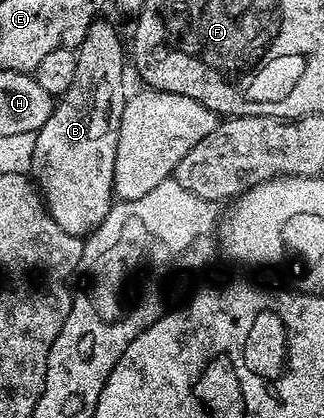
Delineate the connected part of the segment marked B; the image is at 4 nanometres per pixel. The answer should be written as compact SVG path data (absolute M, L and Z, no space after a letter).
M105 18L94 20L88 26L88 34L84 34L84 42L80 42L76 49L76 74L72 86L68 86L68 90L63 96L57 97L54 112L48 118L48 122L44 122L44 126L40 126L40 130L34 133L36 138L36 150L32 150L32 166L29 175L32 177L37 189L42 193L42 201L46 204L46 209L50 211L50 217L56 222L56 226L60 226L60 230L64 230L68 234L79 238L85 238L90 233L95 232L100 226L100 222L104 222L104 218L108 214L110 205L115 203L114 194L114 171L116 170L116 142L120 138L120 118L124 114L124 106L128 89L126 89L126 68L128 72L128 52L122 49L122 36L109 24Z

